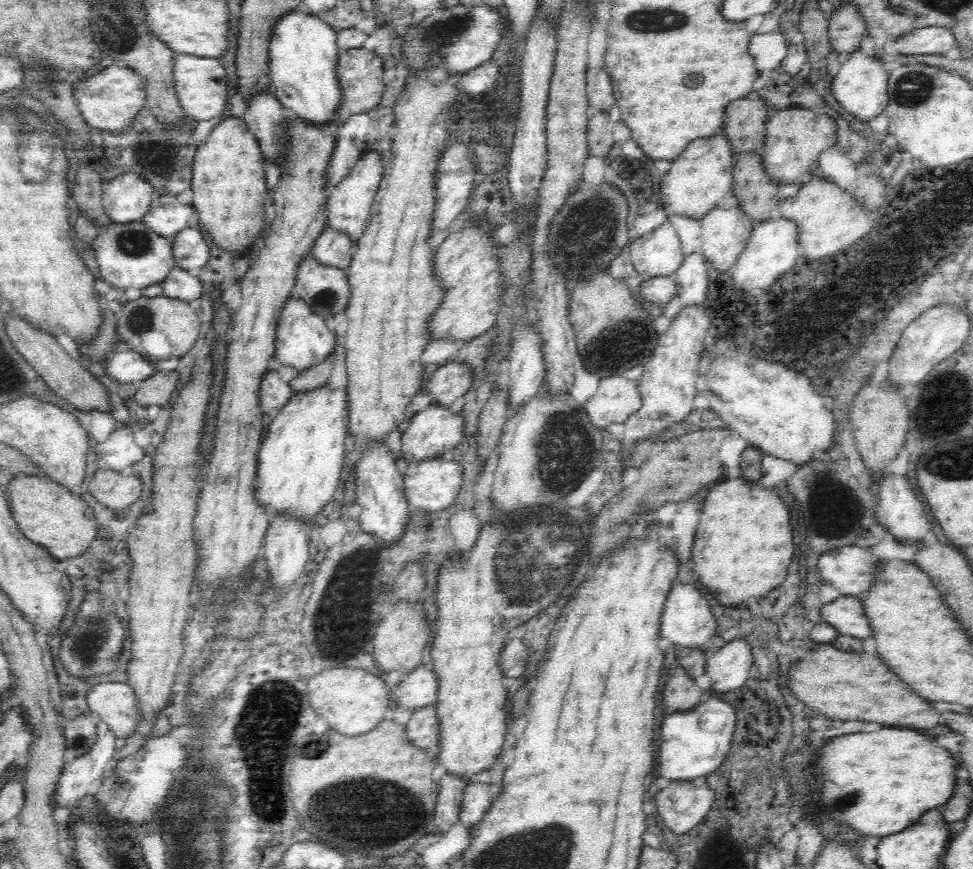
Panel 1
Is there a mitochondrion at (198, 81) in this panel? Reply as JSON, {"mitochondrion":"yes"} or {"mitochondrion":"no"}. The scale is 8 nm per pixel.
{"mitochondrion":"no"}

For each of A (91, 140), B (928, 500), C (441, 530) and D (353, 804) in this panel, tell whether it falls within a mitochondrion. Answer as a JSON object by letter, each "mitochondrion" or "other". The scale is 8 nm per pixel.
{"A":"other","B":"other","C":"other","D":"mitochondrion"}

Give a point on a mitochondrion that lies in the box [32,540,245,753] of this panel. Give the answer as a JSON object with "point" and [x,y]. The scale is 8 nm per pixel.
{"point":[87,644]}

